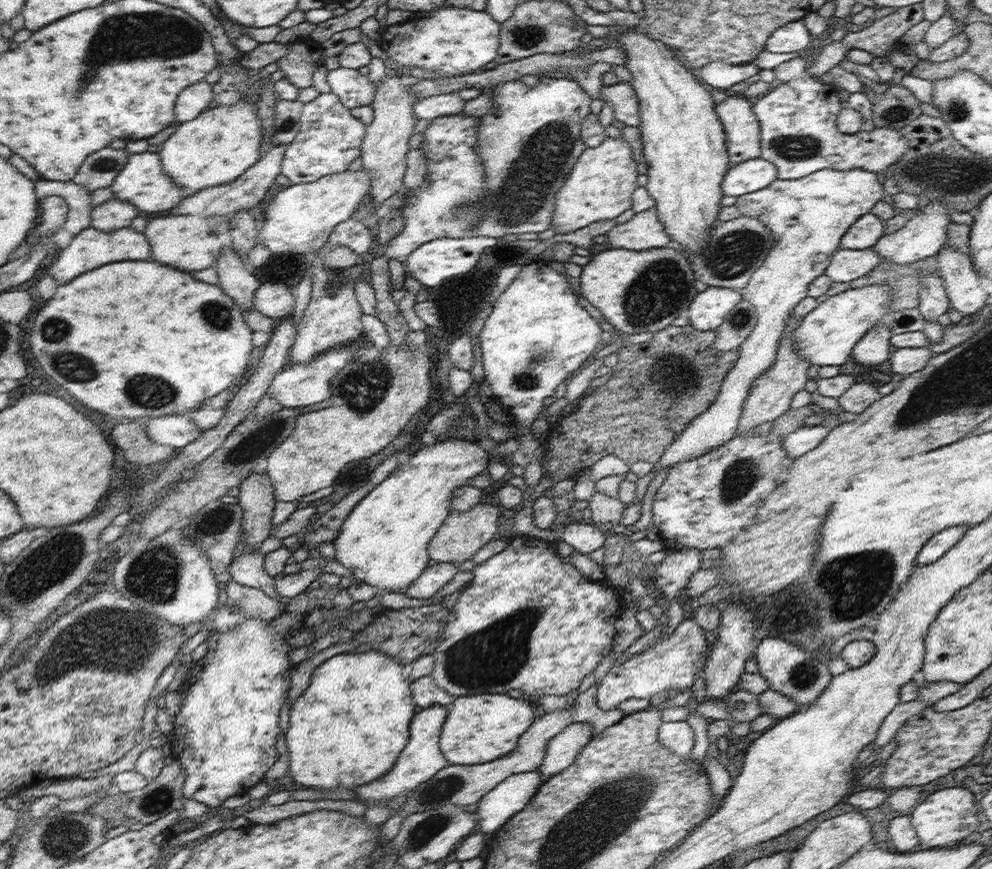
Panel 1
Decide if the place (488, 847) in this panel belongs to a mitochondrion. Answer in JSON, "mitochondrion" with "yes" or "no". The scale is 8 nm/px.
{"mitochondrion":"no"}

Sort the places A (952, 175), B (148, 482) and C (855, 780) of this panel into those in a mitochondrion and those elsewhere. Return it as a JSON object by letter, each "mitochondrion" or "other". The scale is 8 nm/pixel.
{"A":"mitochondrion","B":"other","C":"other"}

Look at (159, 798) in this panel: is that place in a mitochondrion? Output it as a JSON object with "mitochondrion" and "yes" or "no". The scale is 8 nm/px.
{"mitochondrion":"yes"}

